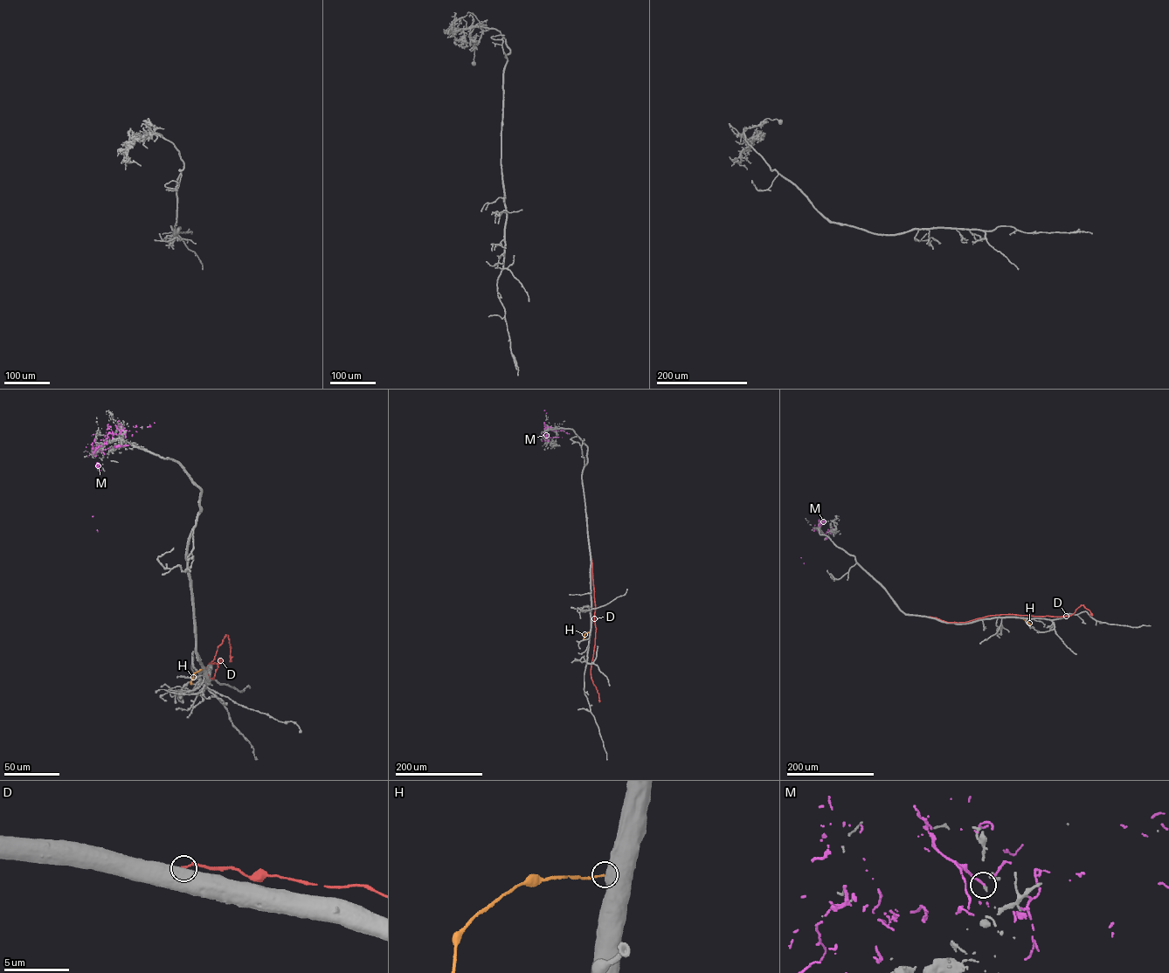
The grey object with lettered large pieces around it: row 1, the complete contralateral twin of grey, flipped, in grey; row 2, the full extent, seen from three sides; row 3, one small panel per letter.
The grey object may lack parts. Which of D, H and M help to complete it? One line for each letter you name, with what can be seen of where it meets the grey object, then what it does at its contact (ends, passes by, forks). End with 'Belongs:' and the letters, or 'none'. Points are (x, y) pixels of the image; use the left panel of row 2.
H: contact (206, 667); it ends
Belongs: H

